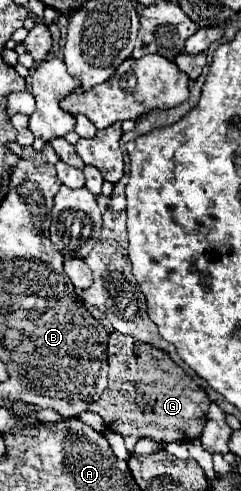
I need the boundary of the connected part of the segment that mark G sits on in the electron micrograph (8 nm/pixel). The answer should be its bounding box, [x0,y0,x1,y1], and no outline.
[90,332,210,454]

